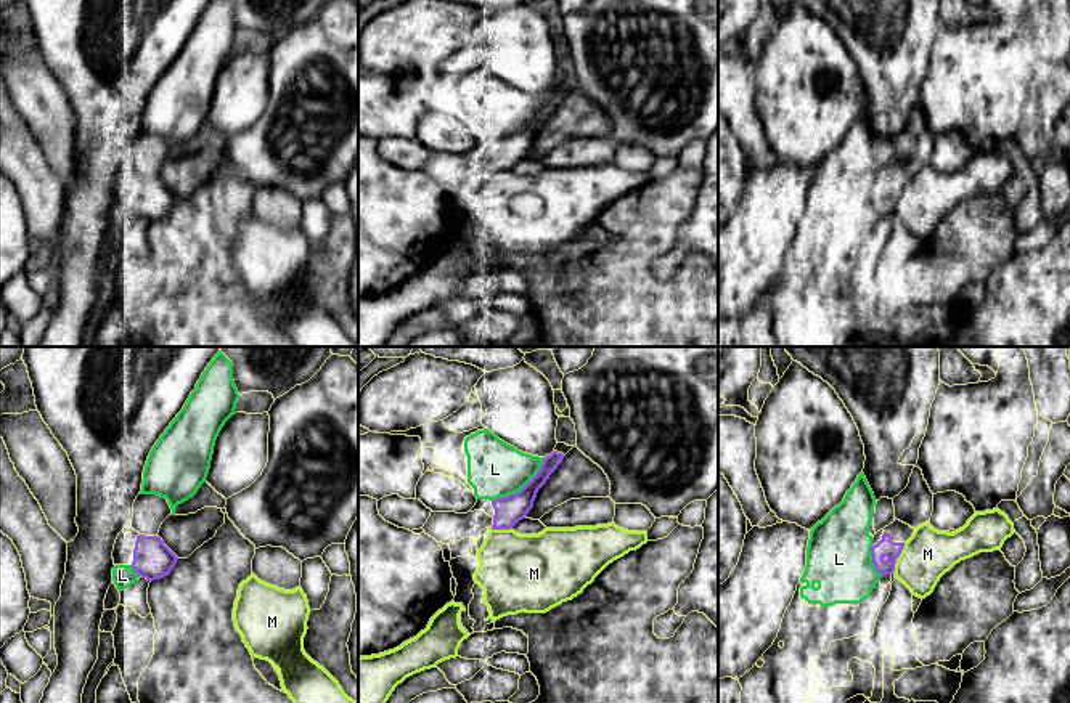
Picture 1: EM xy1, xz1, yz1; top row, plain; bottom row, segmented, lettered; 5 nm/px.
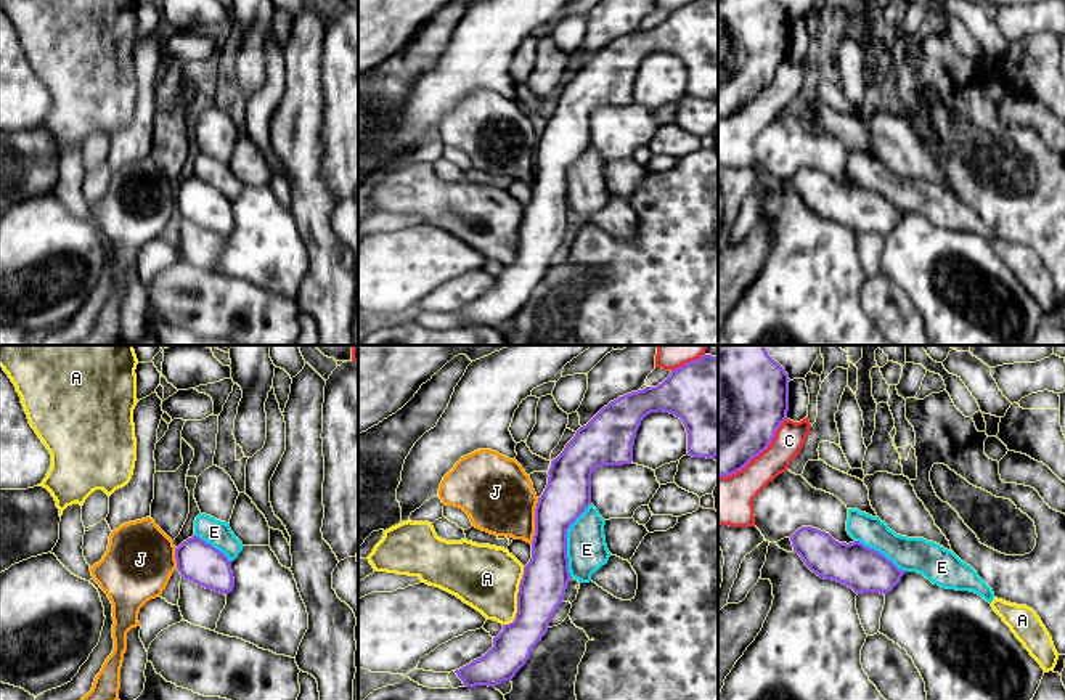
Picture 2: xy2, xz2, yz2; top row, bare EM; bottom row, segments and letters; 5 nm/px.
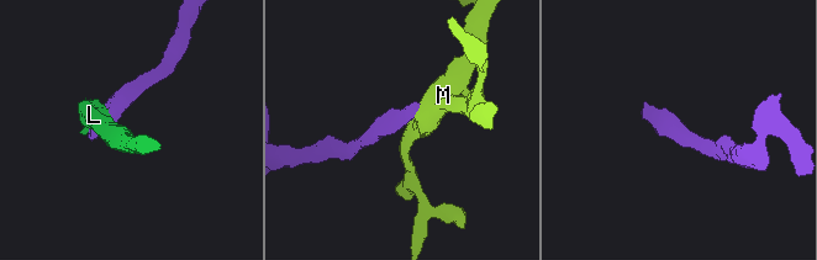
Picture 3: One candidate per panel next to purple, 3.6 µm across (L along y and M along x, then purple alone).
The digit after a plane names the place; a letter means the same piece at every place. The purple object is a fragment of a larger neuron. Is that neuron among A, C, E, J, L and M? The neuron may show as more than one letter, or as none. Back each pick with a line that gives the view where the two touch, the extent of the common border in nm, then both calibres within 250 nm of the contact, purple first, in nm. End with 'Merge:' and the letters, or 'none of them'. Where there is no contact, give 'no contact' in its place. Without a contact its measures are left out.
Merge: none of them

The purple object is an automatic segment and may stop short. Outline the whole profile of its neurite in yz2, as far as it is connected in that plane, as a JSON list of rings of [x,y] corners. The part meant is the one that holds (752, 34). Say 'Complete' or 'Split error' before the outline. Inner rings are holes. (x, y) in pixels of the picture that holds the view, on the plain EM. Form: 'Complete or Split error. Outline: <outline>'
Complete. Outline: [[[718,0],[718,117],[742,111],[787,59],[789,14],[774,0]]]

